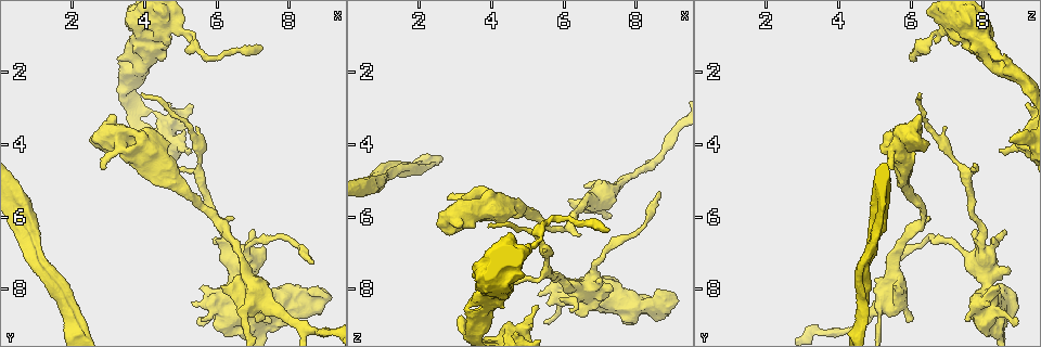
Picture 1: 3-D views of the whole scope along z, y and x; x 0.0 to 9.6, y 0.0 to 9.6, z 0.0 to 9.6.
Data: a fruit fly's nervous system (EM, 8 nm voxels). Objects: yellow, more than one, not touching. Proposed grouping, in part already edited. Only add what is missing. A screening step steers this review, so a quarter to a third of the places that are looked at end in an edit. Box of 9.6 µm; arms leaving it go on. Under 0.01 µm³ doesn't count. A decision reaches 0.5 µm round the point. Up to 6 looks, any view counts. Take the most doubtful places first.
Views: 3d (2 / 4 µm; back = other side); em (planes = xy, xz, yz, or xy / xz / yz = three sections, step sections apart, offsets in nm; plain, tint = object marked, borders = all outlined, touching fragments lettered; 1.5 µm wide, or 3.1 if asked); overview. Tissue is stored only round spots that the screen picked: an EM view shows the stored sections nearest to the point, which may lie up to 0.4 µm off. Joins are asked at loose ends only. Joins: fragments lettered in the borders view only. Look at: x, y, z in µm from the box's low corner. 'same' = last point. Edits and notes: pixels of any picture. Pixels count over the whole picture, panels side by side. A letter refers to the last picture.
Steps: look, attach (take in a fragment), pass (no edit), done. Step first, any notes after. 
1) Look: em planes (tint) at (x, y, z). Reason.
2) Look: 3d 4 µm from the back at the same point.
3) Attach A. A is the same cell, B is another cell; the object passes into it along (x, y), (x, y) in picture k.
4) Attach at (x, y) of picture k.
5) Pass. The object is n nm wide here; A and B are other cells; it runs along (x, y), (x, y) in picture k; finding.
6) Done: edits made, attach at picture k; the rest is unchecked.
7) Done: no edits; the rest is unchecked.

Look: em xy step 4 (tint) at (3.10, 3.90, 8.75). Free end.

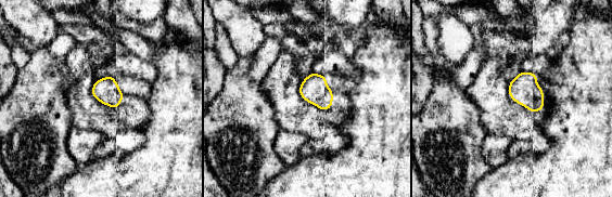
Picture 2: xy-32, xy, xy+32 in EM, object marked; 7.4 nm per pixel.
Look: em xy step 4 (borders) at the same point.

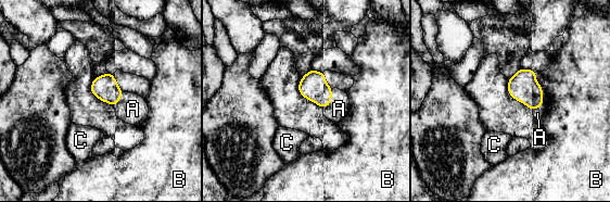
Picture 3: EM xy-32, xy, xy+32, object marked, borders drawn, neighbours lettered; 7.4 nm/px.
Attach A. The object is 160 nm wide here; A is the same cell, B and C are other cells; it goes on there.

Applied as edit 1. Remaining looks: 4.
Look: overview.

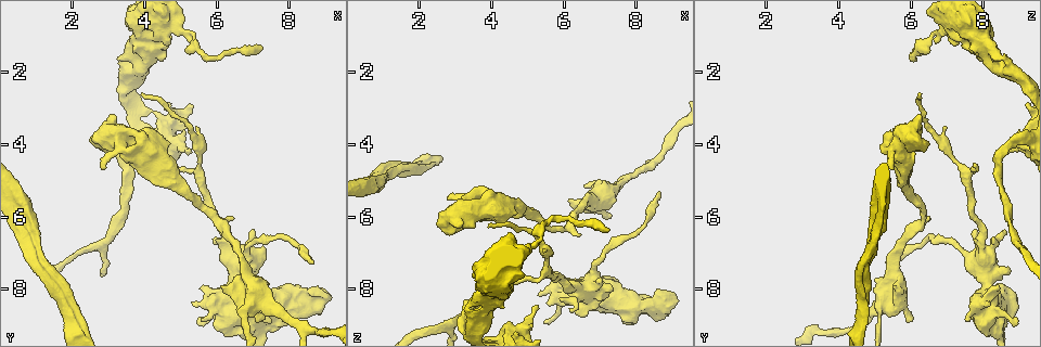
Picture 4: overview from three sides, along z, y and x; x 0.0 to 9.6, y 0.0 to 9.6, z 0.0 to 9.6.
Look: em planes (borders) at (6.35, 7.45, 8.70). Stops while still wide.

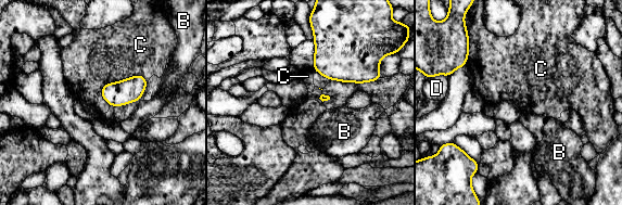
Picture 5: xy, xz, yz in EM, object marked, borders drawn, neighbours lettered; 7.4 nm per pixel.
Pass. B, C and D are other cells; no lettered fragment goes on from it.

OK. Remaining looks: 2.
Look: em planes (plain) at (5.55, 8.90, 7.65). Stops while still wide.

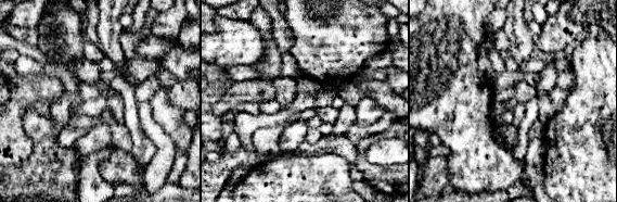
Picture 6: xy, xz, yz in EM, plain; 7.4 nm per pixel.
Look: em planes (borders) at the same point.

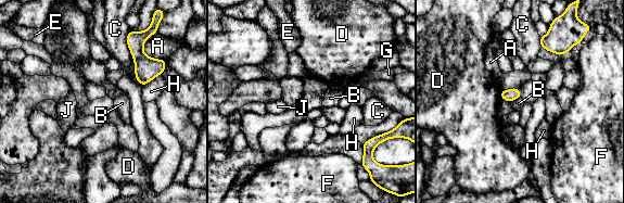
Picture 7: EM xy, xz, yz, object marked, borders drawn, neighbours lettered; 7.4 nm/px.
Pass. The longest contact is with C, 400 nm; A, B, C, D, E, F, G, H and J are other cells; none of them fits.

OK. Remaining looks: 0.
Done: edits made, attach at picture 3; the rest is unchecked.

